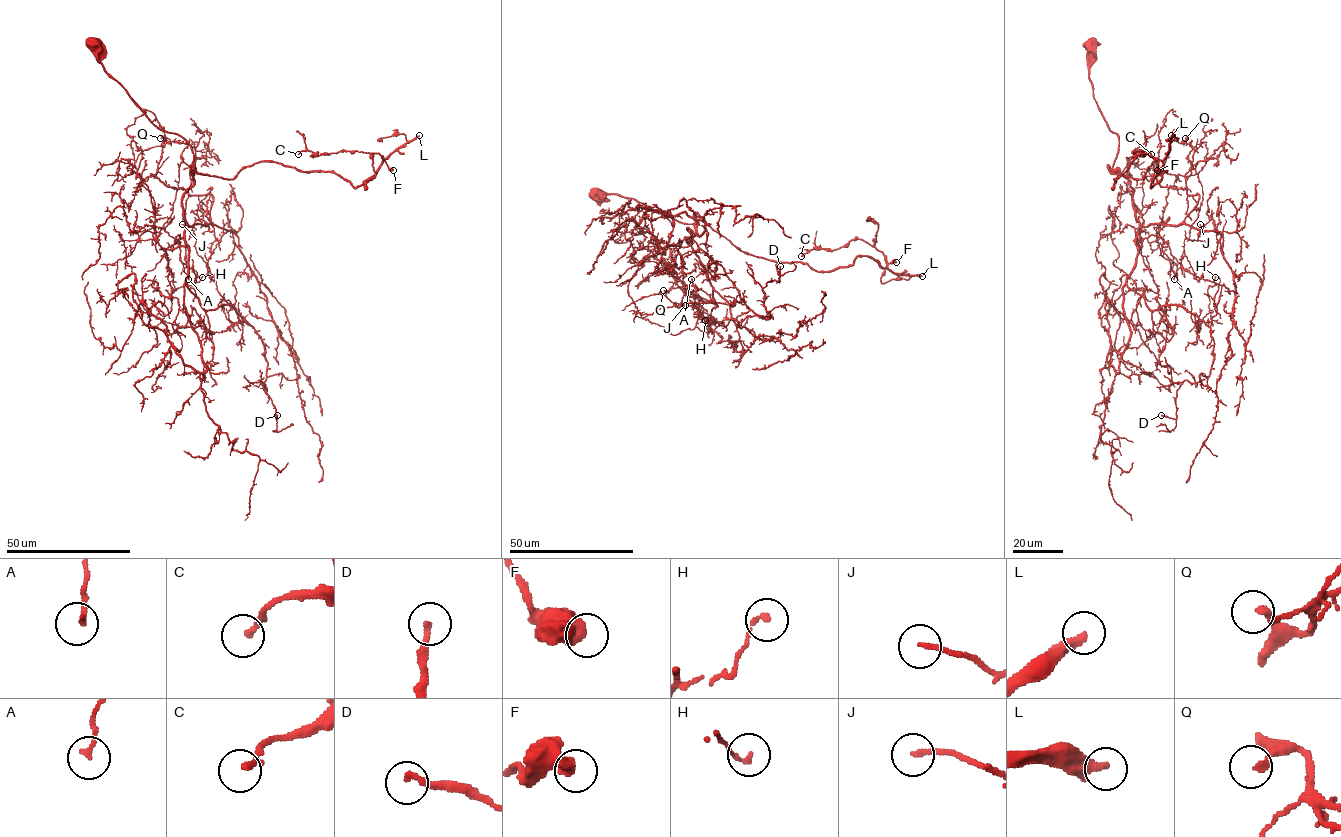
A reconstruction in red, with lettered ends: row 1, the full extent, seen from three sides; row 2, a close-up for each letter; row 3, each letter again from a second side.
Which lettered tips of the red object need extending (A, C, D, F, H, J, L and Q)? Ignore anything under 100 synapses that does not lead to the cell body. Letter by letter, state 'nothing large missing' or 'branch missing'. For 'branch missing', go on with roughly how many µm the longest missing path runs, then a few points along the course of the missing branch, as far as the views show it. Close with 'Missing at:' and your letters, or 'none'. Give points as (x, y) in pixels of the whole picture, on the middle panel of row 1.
A: nothing large missing
C: nothing large missing
D: nothing large missing
F: nothing large missing
H: nothing large missing
J: nothing large missing
L: branch missing; missing 250 µm
Q: nothing large missing
Missing at: L

